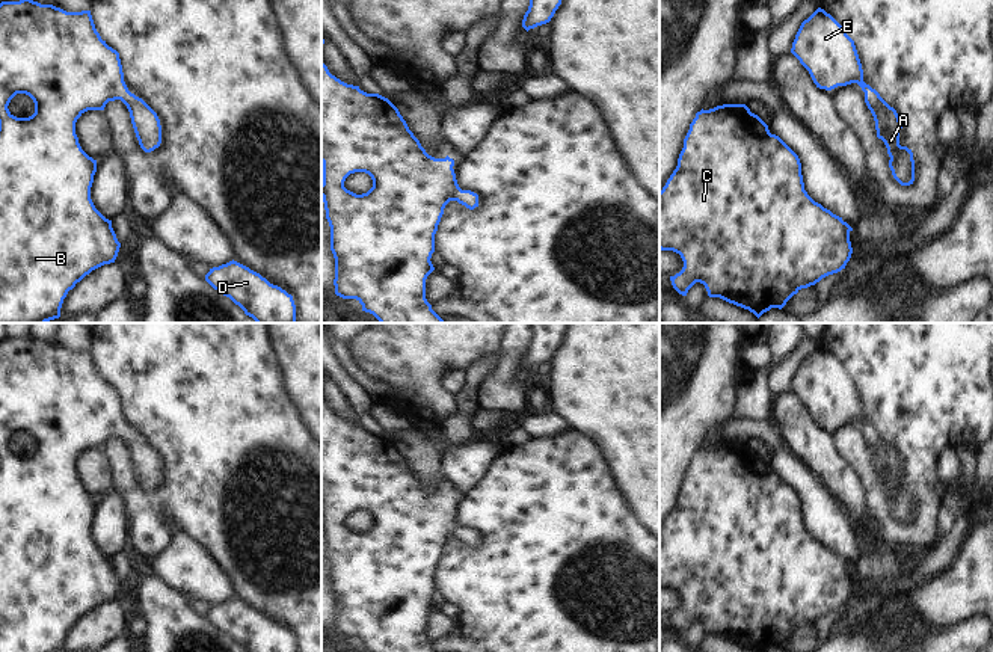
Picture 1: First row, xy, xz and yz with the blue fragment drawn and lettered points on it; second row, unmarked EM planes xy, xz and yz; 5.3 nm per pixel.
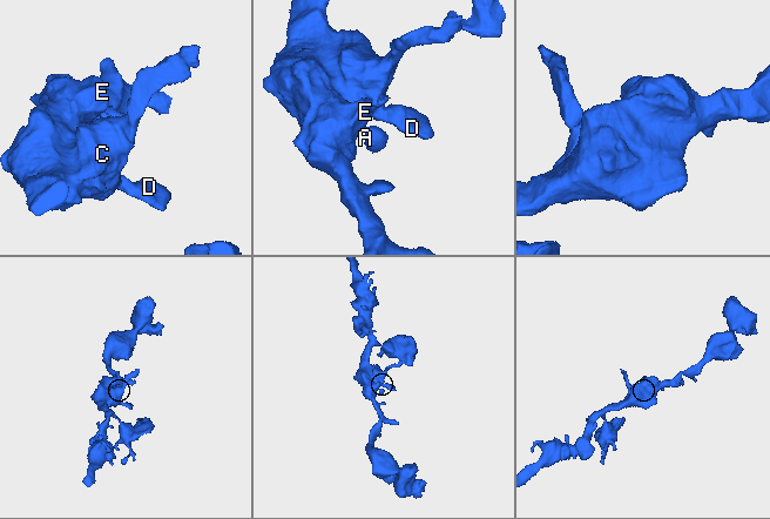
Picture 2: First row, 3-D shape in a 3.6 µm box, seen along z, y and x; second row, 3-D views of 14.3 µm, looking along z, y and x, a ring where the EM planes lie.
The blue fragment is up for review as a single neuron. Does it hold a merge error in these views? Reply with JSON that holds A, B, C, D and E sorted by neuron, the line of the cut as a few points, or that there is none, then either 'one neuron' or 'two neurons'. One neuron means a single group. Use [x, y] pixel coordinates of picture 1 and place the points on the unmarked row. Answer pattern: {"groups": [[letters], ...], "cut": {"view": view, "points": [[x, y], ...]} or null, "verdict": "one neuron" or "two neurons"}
{"groups": [["A", "B", "C", "D", "E"]], "cut": null, "verdict": "one neuron"}

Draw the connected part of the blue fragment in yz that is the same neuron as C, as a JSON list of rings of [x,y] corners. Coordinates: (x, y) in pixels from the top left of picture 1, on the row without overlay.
[[[723,442],[709,448],[702,447],[696,451],[684,477],[678,504],[659,530],[659,587],[673,589],[679,592],[684,599],[682,608],[670,614],[673,626],[679,632],[687,634],[688,628],[696,620],[700,620],[705,623],[709,635],[720,635],[753,652],[764,652],[771,646],[782,647],[801,626],[815,623],[822,616],[845,607],[853,592],[850,580],[851,569],[853,566],[844,560],[842,555],[833,552],[807,533],[798,494],[779,474],[771,472],[768,463],[758,453],[752,451],[746,442]]]

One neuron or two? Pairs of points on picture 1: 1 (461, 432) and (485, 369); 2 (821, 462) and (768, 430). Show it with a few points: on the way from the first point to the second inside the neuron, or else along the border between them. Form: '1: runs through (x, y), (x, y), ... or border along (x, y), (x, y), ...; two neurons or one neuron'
1: runs through (464, 417), (471, 384); one neuron
2: border along (771, 418), (787, 447); two neurons

